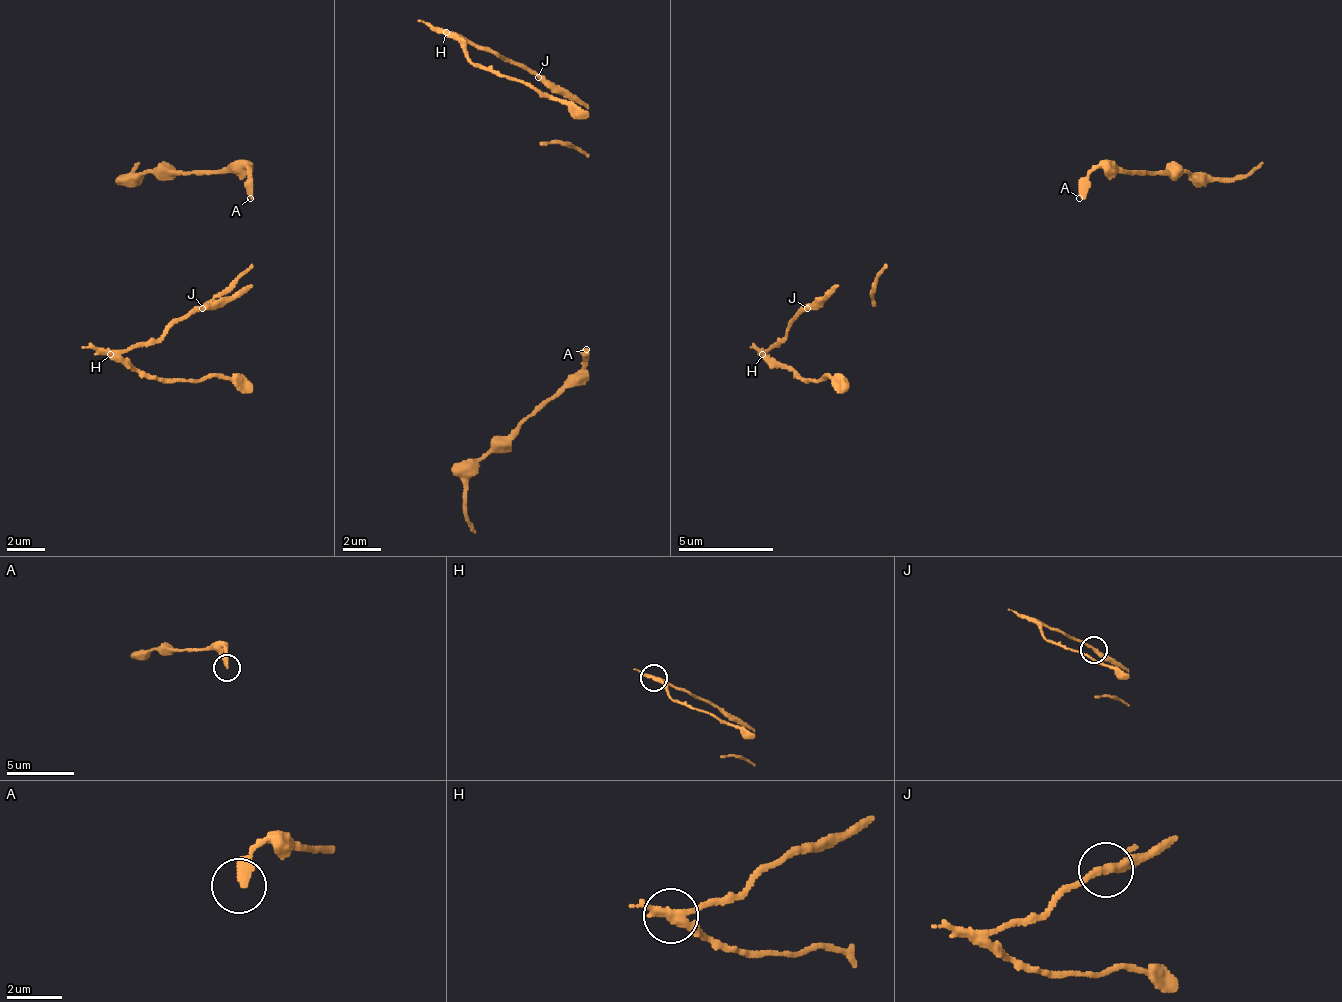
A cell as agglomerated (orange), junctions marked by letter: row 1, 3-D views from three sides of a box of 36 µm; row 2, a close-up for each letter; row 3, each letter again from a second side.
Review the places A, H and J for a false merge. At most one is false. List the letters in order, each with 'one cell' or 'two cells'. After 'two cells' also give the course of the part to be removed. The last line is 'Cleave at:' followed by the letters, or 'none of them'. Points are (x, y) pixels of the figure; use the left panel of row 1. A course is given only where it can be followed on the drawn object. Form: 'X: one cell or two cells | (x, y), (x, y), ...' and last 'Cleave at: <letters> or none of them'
A: one cell
H: two cells | (111, 355), (159, 379), (231, 379), (250, 389)
J: one cell
Cleave at: H

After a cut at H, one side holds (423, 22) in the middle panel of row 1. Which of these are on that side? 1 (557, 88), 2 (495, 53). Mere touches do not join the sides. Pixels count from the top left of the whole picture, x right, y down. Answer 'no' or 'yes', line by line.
1: yes
2: yes

